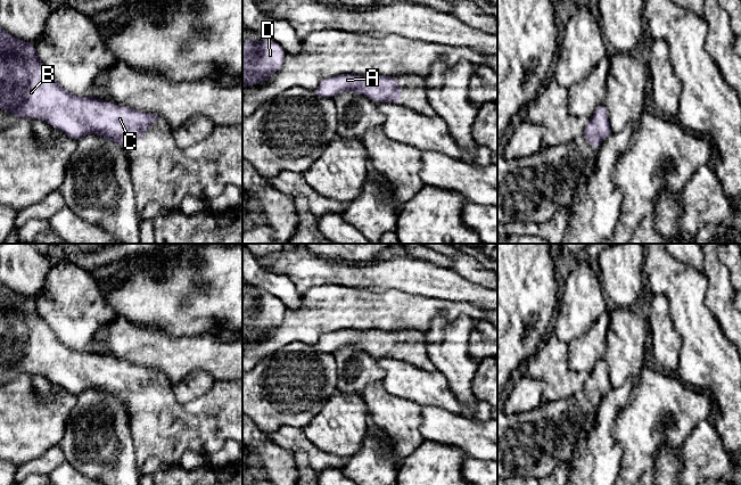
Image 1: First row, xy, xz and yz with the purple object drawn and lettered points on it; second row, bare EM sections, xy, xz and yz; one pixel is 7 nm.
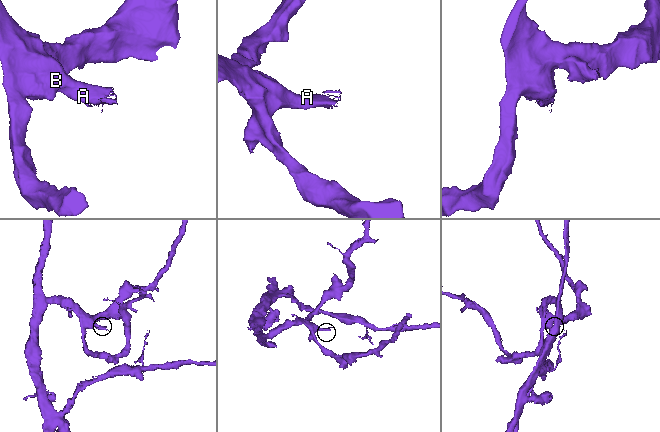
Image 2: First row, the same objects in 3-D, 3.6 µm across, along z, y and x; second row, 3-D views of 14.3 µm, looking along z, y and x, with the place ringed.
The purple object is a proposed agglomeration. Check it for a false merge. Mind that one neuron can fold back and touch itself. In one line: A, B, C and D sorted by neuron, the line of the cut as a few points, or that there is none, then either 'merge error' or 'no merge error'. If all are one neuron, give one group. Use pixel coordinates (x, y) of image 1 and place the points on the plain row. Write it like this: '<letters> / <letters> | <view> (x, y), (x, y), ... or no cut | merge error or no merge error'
A B C D | no cut | no merge error

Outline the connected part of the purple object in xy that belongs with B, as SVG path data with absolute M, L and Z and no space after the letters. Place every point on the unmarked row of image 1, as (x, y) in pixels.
M0 281L0 363L18 373L40 373L75 395L94 388L127 404L158 373L126 361L117 361L99 353L81 352L61 343L39 314L33 298L22 296Z

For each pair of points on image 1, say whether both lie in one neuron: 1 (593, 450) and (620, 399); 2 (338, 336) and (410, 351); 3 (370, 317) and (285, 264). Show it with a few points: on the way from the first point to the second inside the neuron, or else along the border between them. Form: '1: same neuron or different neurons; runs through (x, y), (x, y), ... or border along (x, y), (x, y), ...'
1: same neuron; runs through (601, 437), (608, 411)
2: same neuron; runs through (356, 338), (392, 344)
3: different neurons; border along (346, 285), (317, 285), (303, 295)

